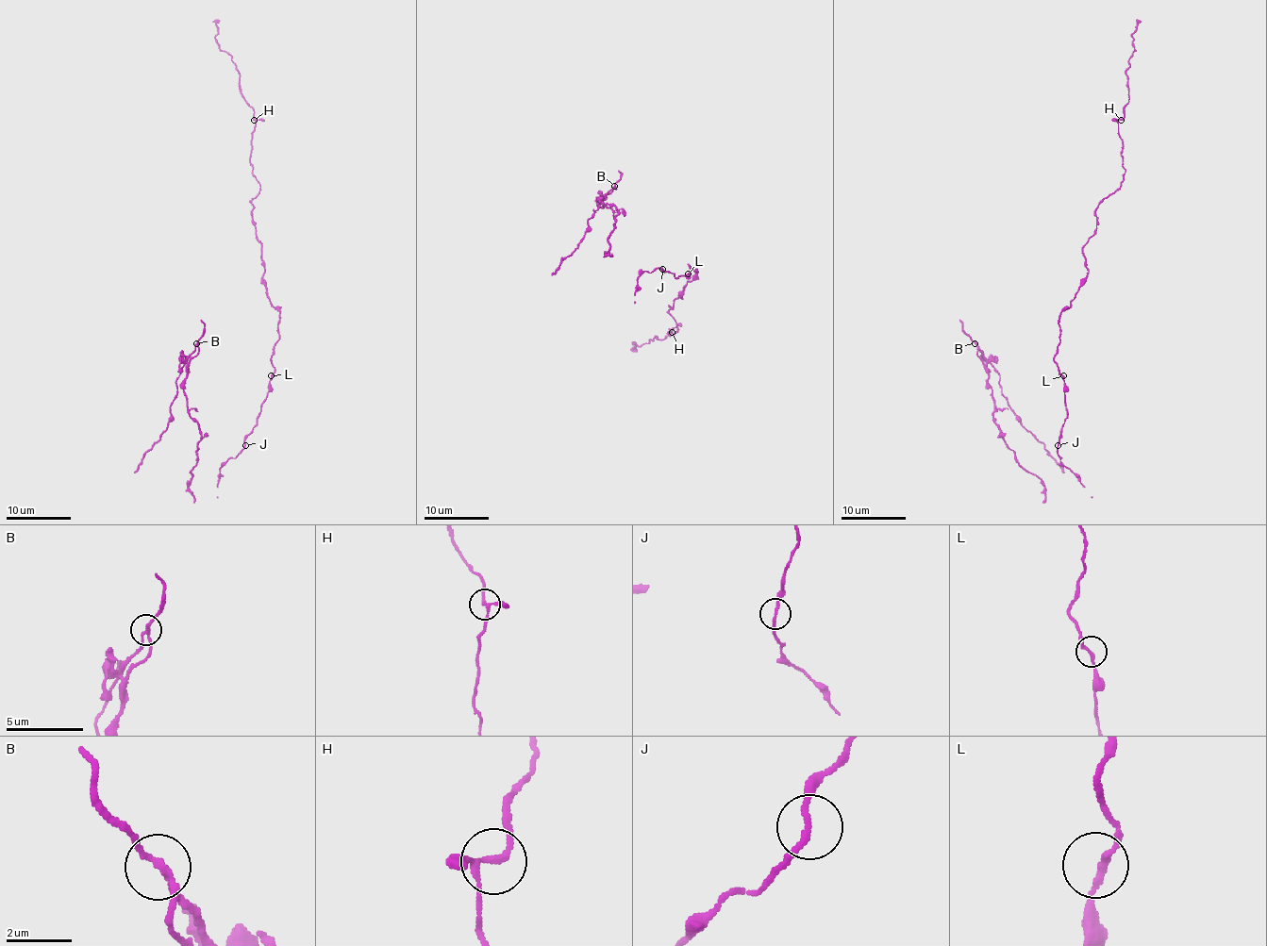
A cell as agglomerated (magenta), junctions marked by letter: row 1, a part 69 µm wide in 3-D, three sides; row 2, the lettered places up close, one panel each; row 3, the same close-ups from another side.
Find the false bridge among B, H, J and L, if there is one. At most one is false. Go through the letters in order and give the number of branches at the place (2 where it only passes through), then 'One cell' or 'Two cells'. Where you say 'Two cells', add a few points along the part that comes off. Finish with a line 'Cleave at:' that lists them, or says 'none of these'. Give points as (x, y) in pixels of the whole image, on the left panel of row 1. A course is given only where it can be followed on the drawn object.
B: Branches: 3. Two cells. Course of the part to remove: (196, 343), (198, 353), (189, 364), (183, 390), (187, 412), (198, 423), (201, 437), (189, 491), (193, 503)
H: Branches: 3. One cell
J: Branches: 2. One cell
L: Branches: 2. One cell
Cleave at: B

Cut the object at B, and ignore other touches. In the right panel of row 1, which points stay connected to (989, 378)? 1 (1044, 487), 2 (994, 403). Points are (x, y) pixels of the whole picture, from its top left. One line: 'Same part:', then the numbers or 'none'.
Same part: 1, 2

